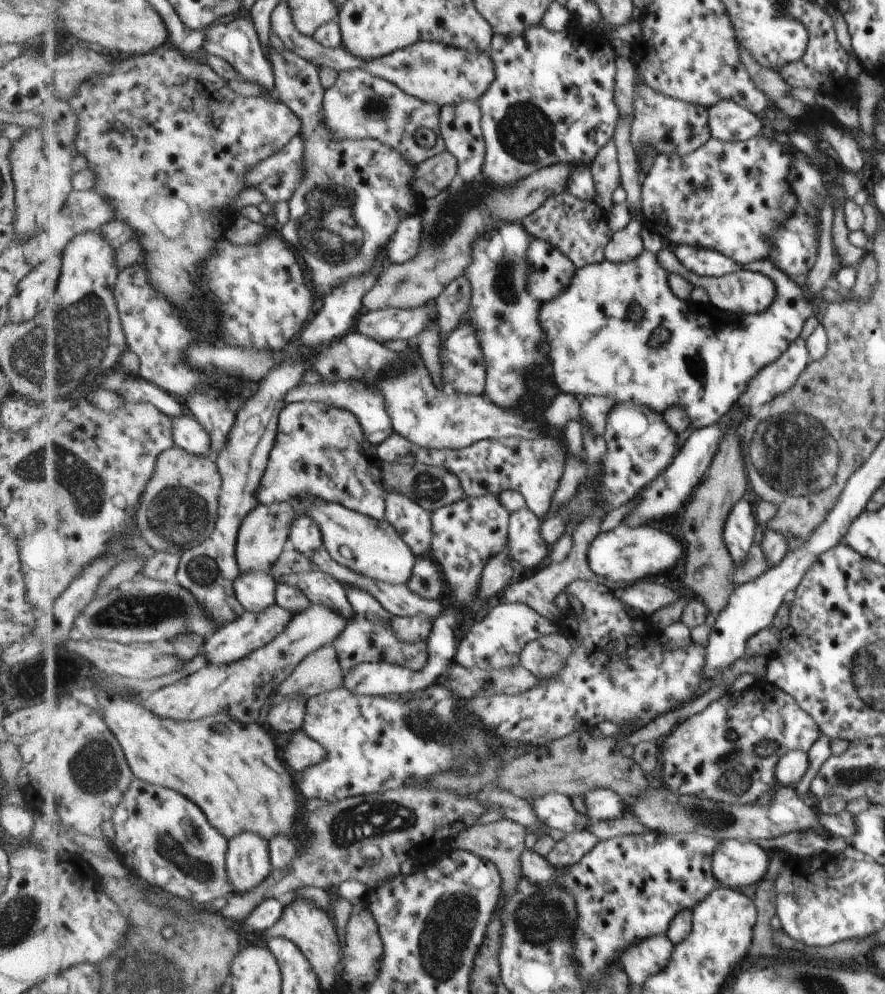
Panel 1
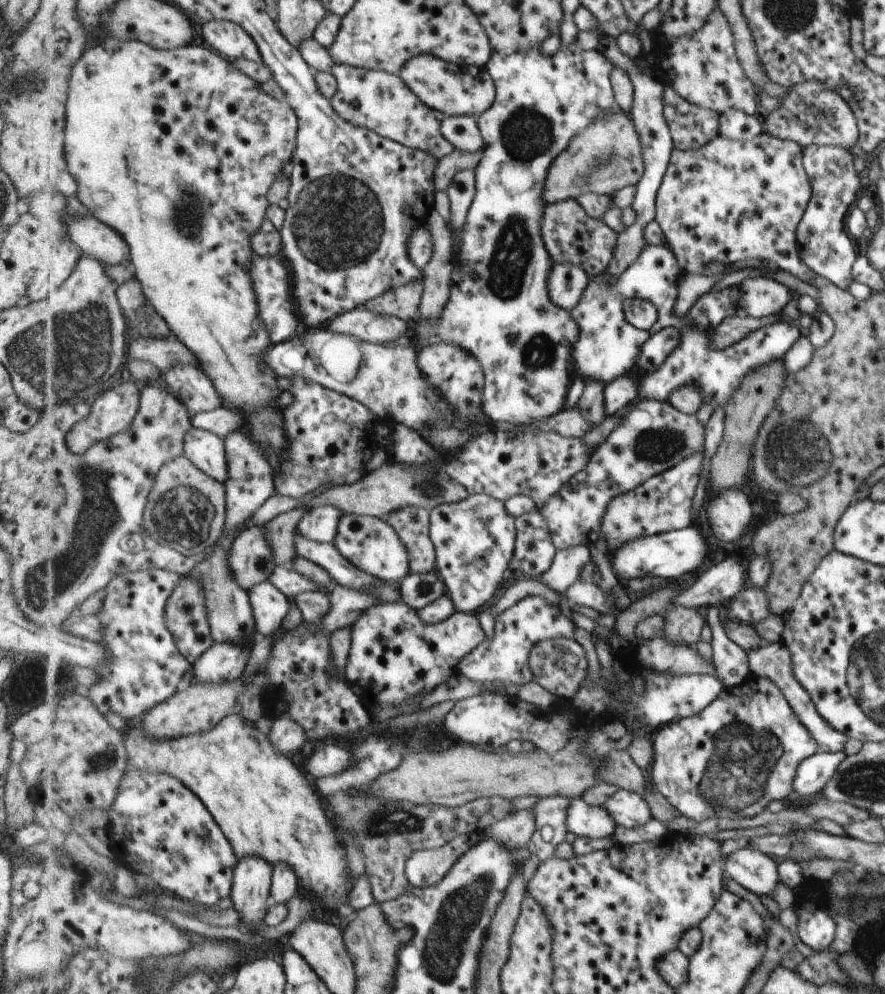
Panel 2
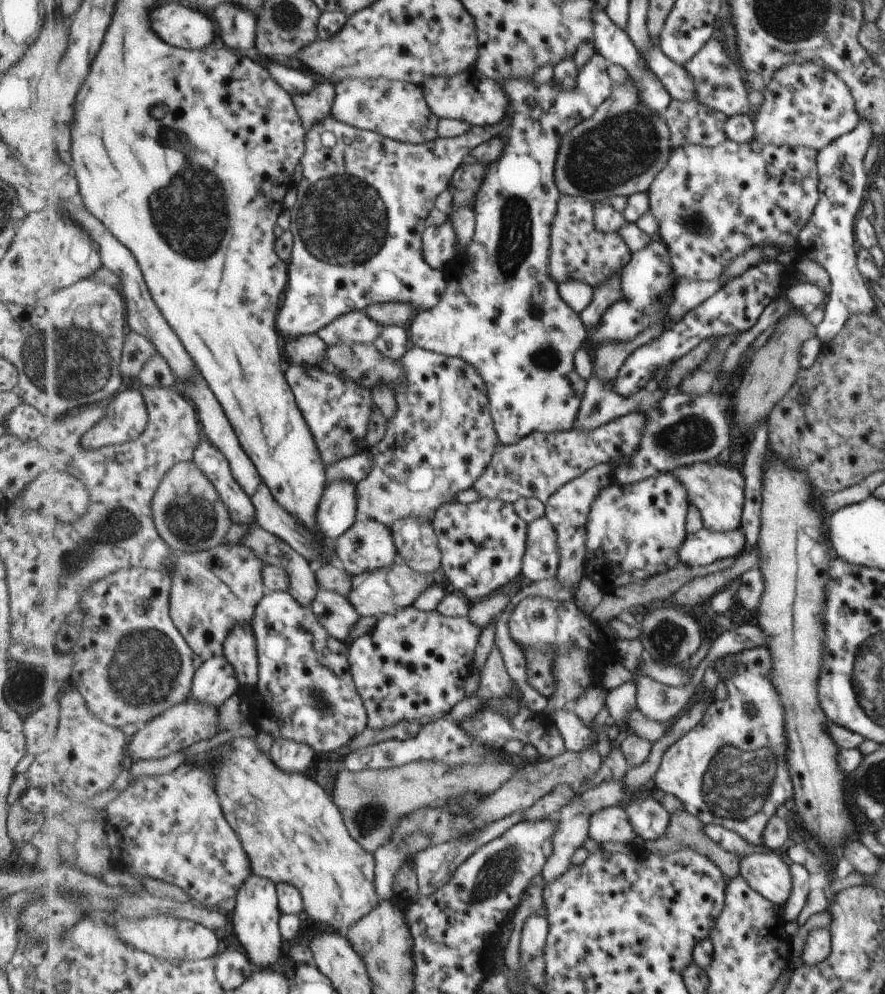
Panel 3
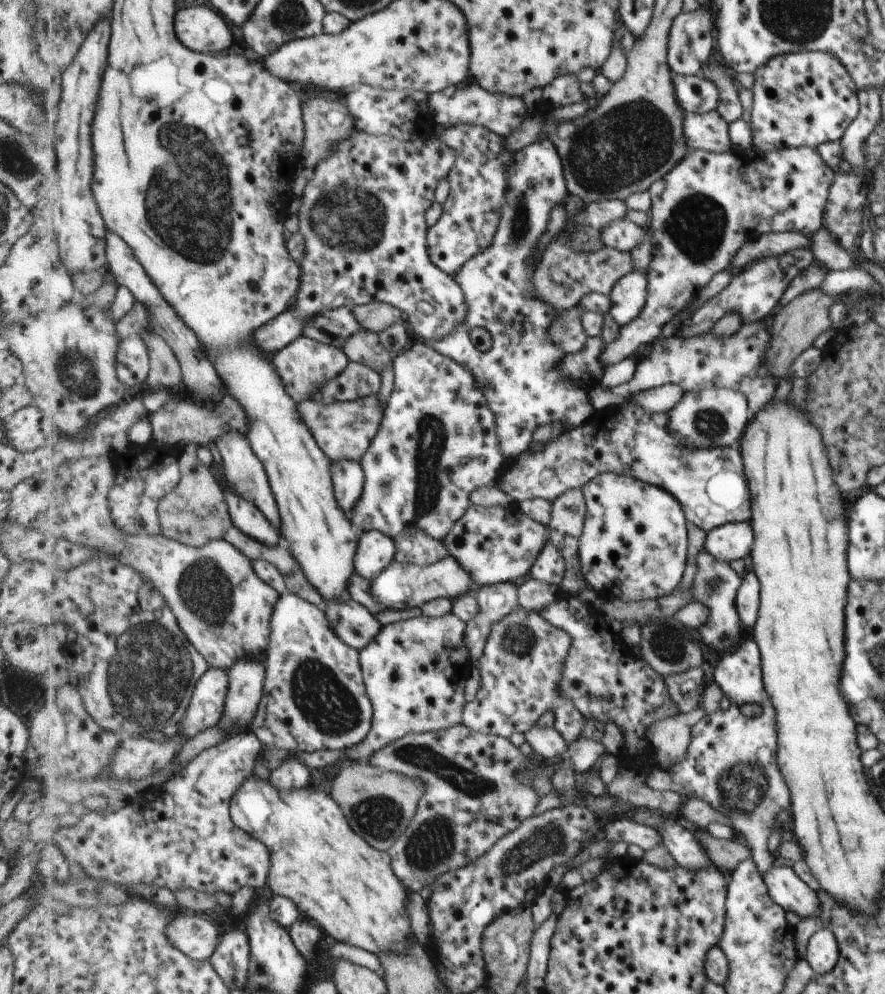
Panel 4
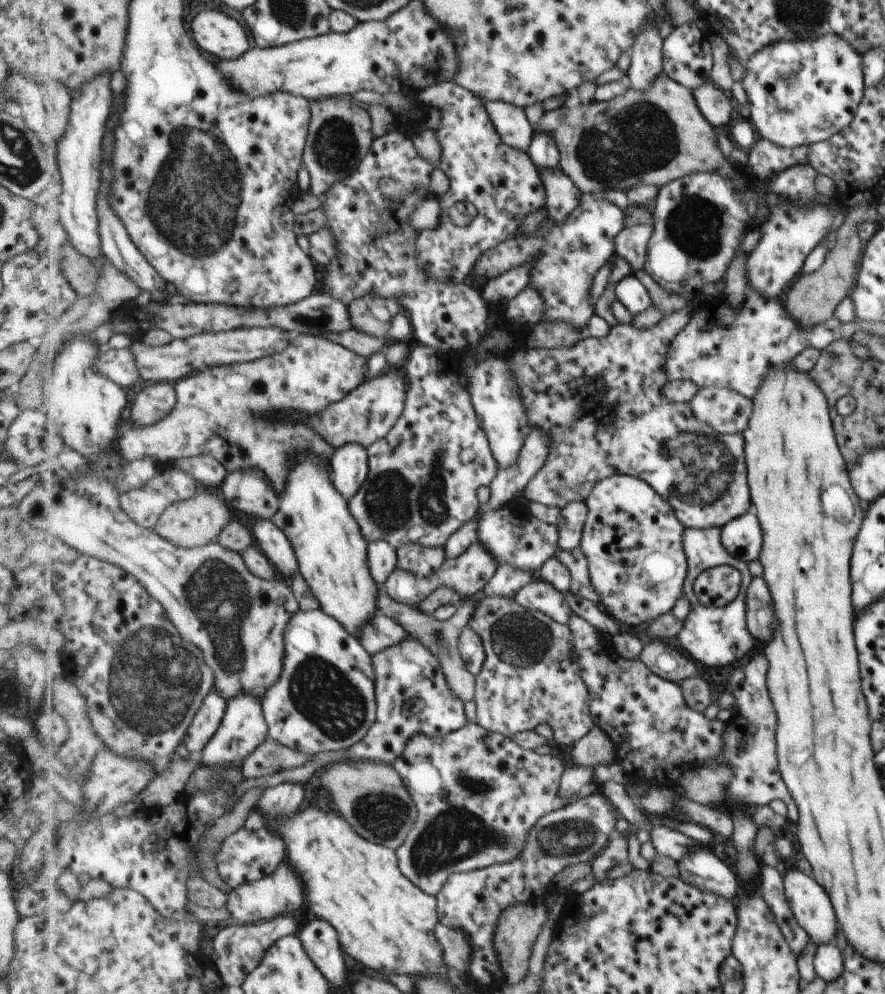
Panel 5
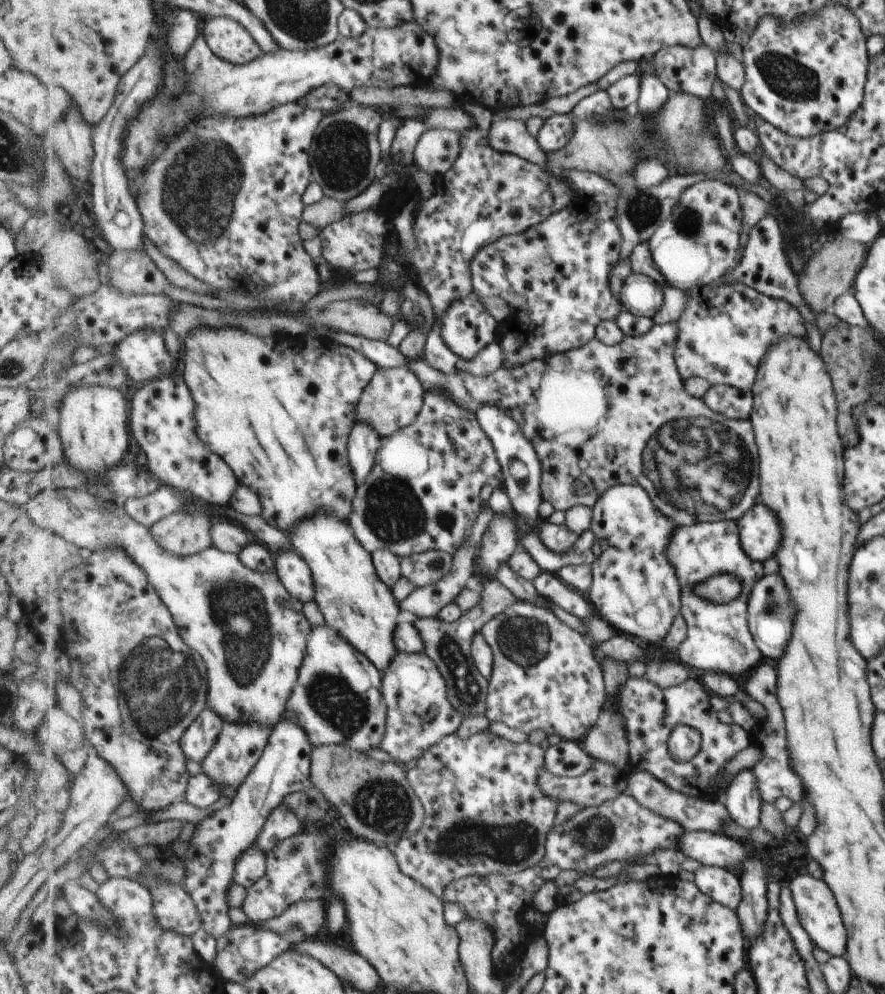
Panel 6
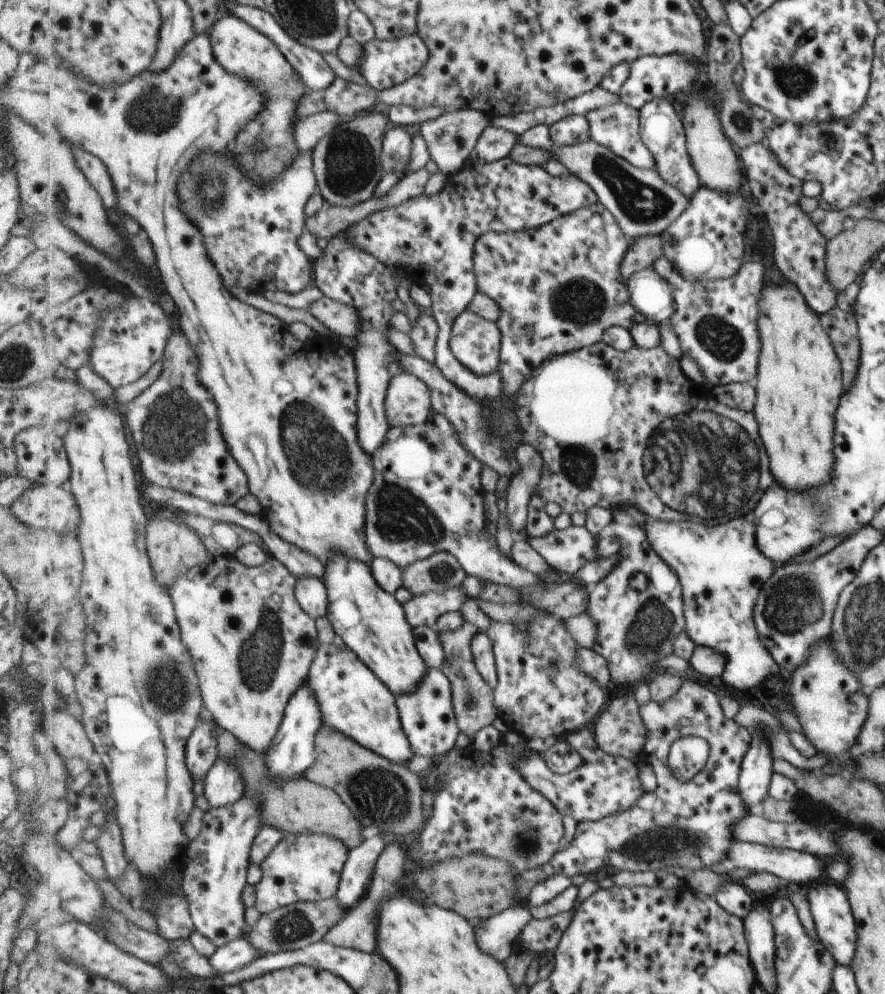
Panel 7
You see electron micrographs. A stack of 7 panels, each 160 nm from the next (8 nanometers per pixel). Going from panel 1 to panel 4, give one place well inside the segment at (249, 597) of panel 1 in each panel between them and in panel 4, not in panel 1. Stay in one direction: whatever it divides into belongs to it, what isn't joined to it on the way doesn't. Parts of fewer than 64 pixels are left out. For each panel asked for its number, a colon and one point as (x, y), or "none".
2: (271, 606)
3: (305, 675)
4: (315, 698)

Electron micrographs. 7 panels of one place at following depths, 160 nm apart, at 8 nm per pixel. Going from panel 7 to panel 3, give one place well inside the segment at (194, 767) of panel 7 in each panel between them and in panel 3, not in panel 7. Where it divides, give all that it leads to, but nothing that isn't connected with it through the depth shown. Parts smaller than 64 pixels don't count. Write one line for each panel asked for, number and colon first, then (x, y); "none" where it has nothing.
3: (216, 682)
4: (208, 704)
5: (204, 727)
6: (199, 740)

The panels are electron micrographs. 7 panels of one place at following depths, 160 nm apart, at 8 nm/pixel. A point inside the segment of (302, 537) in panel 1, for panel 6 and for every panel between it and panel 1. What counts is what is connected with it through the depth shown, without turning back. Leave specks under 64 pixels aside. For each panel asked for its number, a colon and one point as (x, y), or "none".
2: (321, 523)
3: (338, 512)
4: (349, 478)
5: (350, 467)
6: (365, 442)

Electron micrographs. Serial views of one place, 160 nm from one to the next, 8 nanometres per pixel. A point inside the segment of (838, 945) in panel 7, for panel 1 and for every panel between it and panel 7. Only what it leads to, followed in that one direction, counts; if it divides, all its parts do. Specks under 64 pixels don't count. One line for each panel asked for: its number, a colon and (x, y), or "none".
1: (734, 864)
2: (754, 871)
3: (766, 873)
4: (792, 894)
5: (808, 903)
6: (815, 907)

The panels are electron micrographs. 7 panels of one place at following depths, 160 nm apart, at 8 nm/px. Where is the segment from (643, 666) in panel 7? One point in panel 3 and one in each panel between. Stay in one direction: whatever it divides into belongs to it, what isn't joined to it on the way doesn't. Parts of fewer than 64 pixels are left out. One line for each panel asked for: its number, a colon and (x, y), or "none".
3: (635, 532)
4: (634, 547)
5: (634, 541)
6: (636, 589)

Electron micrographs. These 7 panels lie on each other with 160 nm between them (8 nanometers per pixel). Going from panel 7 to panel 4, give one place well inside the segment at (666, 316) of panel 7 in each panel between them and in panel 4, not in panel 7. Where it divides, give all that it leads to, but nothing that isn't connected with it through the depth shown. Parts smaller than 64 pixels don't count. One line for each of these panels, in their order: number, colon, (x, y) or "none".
4: (630, 295)
5: (632, 292)
6: (642, 295)

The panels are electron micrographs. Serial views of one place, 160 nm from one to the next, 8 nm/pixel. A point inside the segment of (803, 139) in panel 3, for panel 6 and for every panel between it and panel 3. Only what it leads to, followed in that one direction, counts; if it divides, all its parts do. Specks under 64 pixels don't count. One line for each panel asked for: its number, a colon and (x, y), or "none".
4: (803, 99)
5: (801, 91)
6: (807, 76)

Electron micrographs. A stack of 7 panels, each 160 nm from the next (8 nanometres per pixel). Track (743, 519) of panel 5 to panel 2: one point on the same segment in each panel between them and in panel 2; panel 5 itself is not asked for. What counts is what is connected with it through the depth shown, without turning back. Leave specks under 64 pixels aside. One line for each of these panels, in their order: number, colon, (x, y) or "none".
2: (670, 555)
3: (700, 549)
4: (731, 541)

